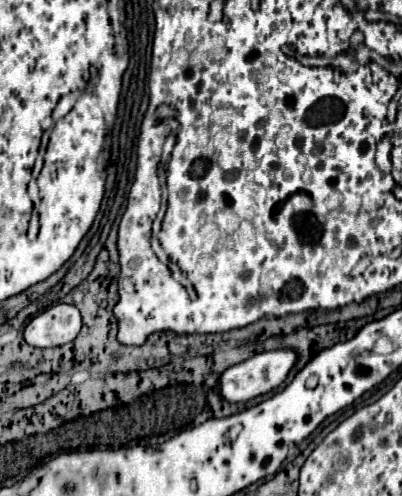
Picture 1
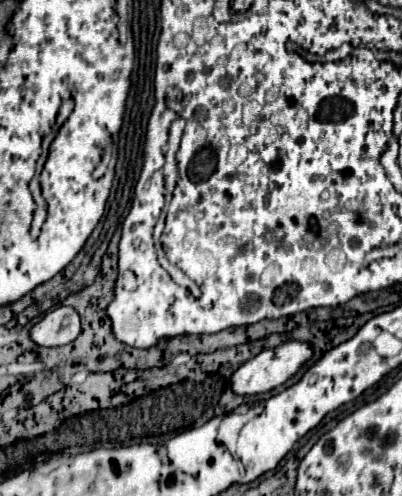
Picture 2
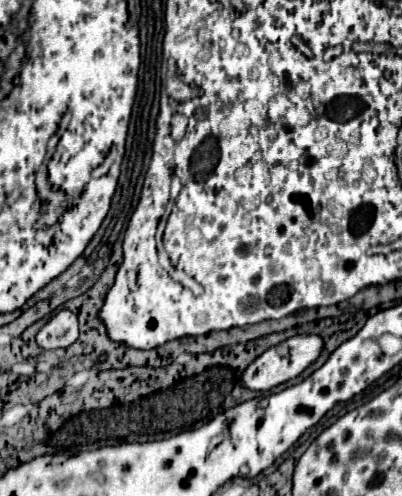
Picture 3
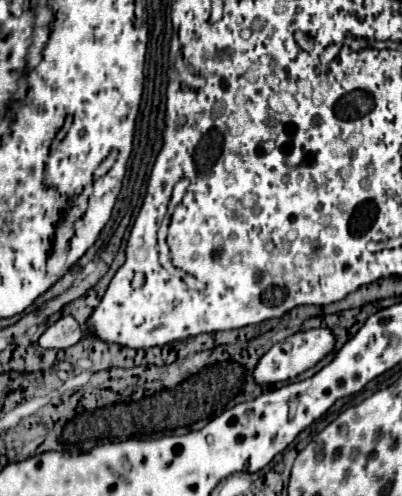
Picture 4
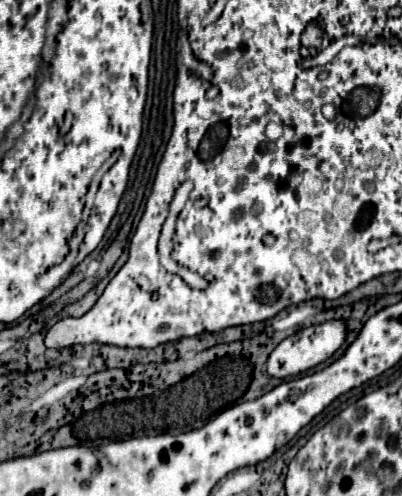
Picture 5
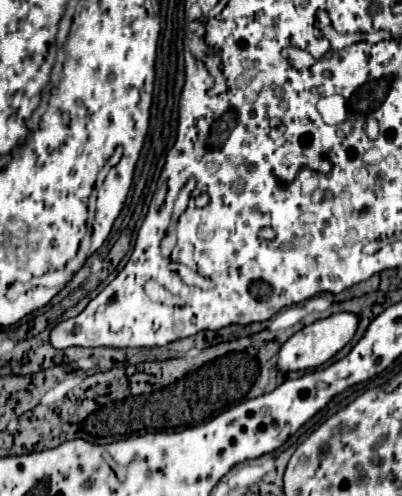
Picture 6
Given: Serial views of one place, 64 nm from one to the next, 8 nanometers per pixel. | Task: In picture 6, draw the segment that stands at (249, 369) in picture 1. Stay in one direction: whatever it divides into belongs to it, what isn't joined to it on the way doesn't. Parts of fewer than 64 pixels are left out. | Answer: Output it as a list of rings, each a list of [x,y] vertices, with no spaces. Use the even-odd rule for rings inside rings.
[[[342,312],[342,314],[332,314],[324,320],[318,320],[306,328],[302,328],[300,332],[296,332],[294,336],[290,336],[278,356],[276,356],[276,368],[284,374],[288,372],[298,372],[298,370],[308,370],[308,368],[318,368],[320,364],[324,364],[326,360],[330,360],[338,350],[342,350],[354,336],[358,326],[358,316],[350,314],[350,312]]]

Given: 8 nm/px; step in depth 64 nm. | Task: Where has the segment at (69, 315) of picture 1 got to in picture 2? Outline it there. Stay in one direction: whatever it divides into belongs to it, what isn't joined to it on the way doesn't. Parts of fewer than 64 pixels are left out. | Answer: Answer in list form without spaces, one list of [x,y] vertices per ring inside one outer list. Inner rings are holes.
[[[60,304],[46,312],[44,318],[30,328],[30,340],[36,346],[64,346],[73,342],[79,334],[79,324],[73,324],[73,308]]]

